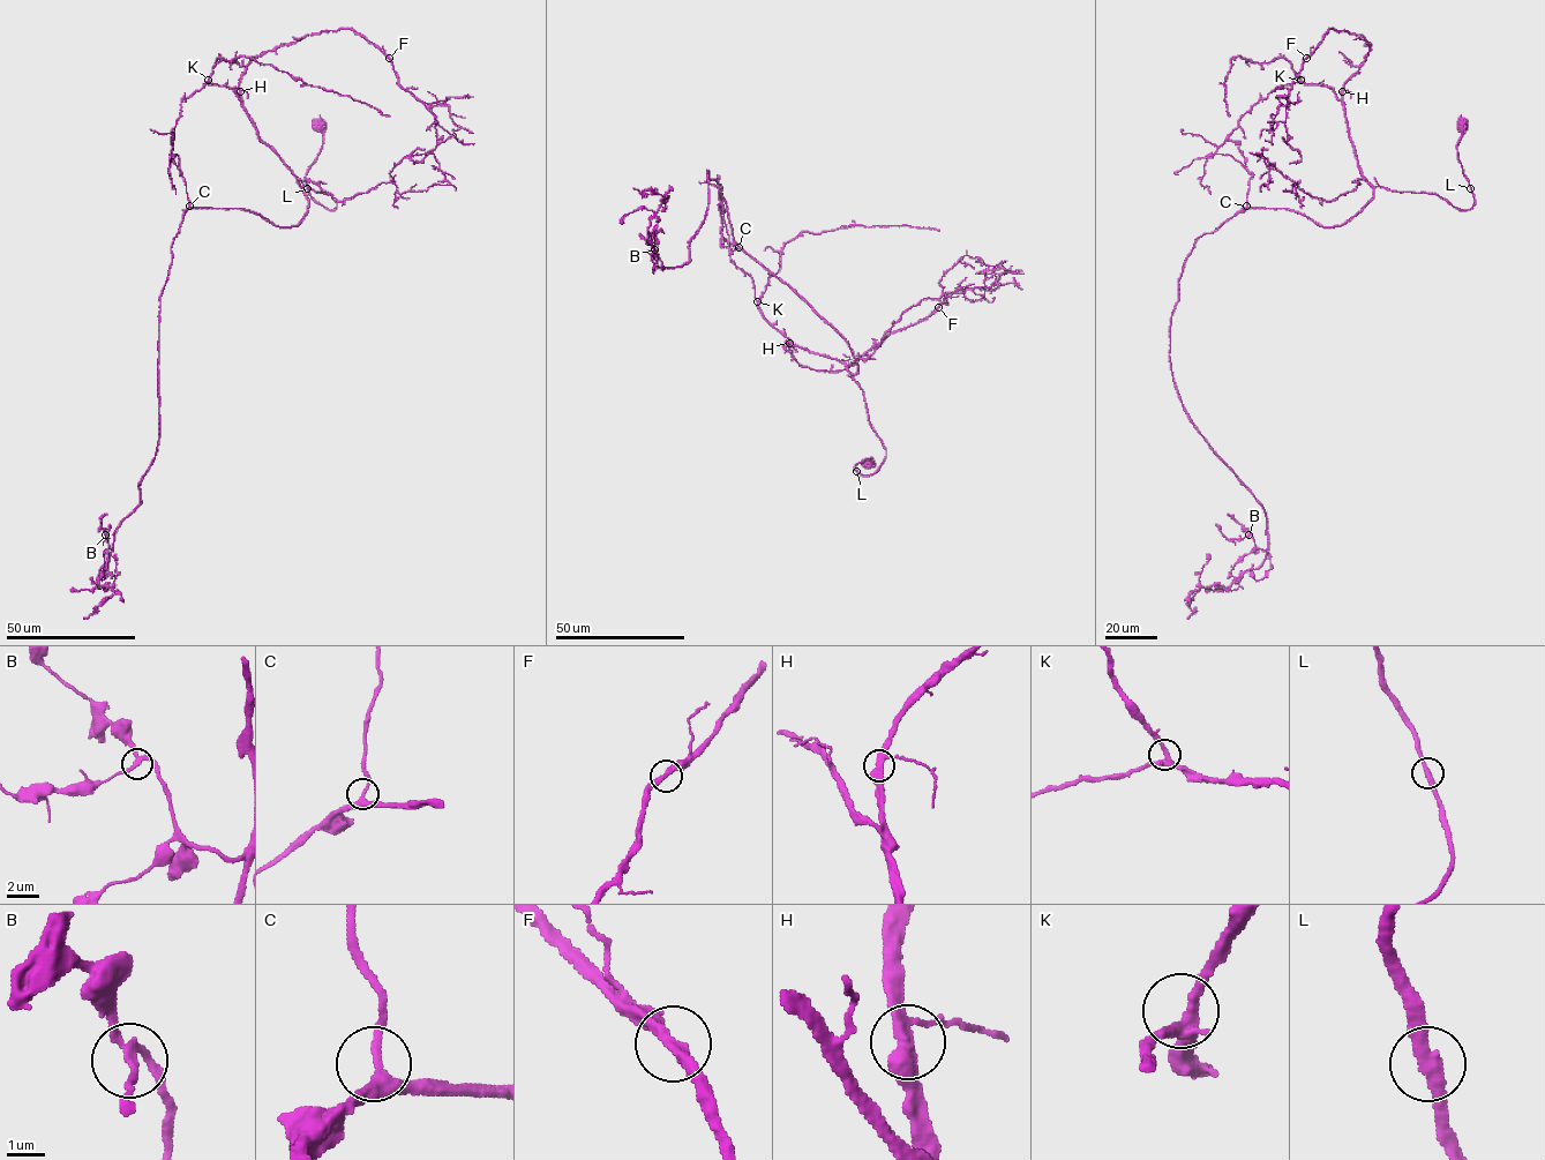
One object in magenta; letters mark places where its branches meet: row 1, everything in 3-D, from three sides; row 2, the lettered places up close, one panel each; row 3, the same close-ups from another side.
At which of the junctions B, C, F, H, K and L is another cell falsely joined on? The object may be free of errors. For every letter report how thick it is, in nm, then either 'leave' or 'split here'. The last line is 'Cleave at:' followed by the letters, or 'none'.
B: 200 nm | leave
C: 240 nm | leave
F: 320 nm | leave
H: 360 nm | leave
K: 300 nm | leave
L: 320 nm | leave
Cleave at: none

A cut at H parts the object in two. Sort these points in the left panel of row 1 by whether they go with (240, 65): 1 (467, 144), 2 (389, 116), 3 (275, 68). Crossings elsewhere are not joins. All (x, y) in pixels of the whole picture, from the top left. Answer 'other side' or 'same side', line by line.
1: same side
2: other side
3: other side

